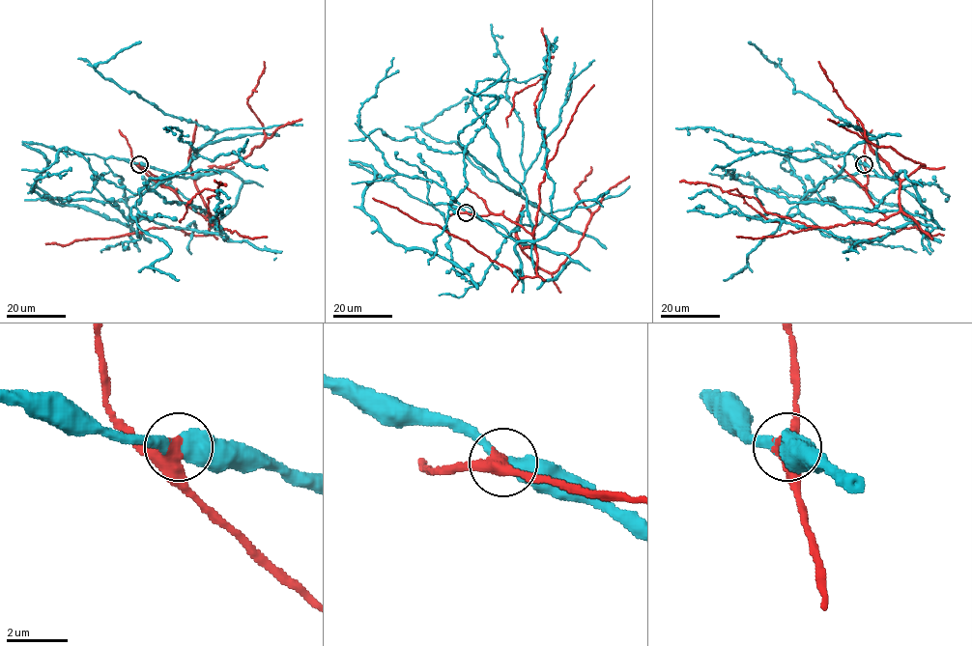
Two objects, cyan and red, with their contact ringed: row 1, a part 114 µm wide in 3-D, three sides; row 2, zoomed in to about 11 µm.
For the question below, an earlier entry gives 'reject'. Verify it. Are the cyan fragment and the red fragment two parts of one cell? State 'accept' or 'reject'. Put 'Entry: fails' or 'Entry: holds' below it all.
reject
Entry: holds

